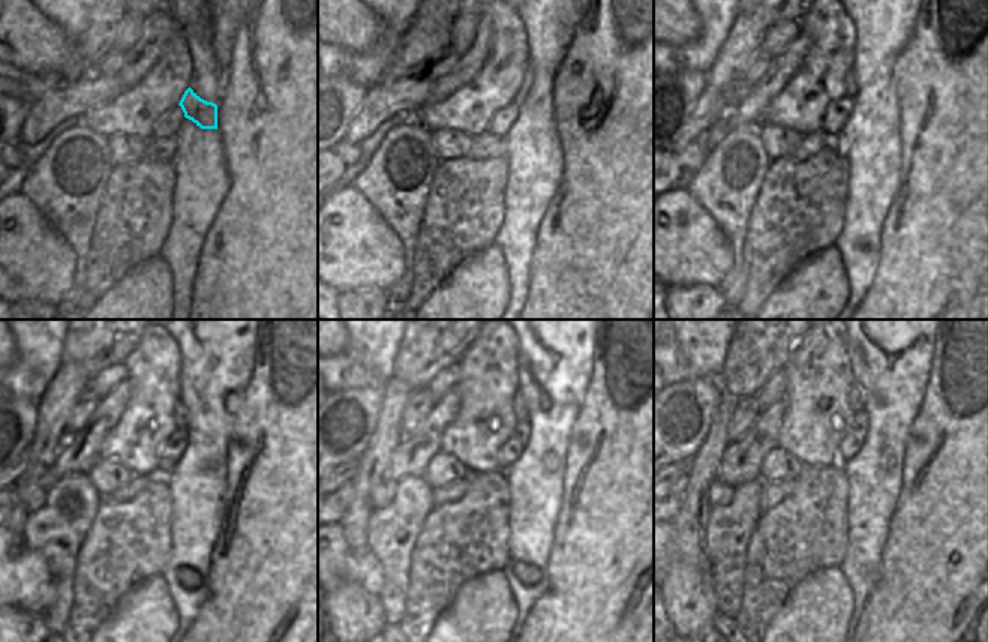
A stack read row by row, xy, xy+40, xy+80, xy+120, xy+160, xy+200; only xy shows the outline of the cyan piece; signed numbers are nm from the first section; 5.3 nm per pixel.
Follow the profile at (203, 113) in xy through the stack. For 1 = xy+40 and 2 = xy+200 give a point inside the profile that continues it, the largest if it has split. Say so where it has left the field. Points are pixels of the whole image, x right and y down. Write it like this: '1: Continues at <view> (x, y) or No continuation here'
1: Continues at xy+40 (520, 95)
2: Continues at xy+200 (855, 396).

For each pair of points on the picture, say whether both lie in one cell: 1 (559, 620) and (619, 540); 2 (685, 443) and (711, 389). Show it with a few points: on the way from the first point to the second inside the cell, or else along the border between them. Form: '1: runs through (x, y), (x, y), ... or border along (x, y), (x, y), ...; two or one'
1: runs through (579, 600), (612, 567), (612, 560); one
2: runs through (700, 432), (705, 422), (705, 404); one

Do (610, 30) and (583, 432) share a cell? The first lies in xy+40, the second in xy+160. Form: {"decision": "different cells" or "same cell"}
{"decision": "same cell"}

